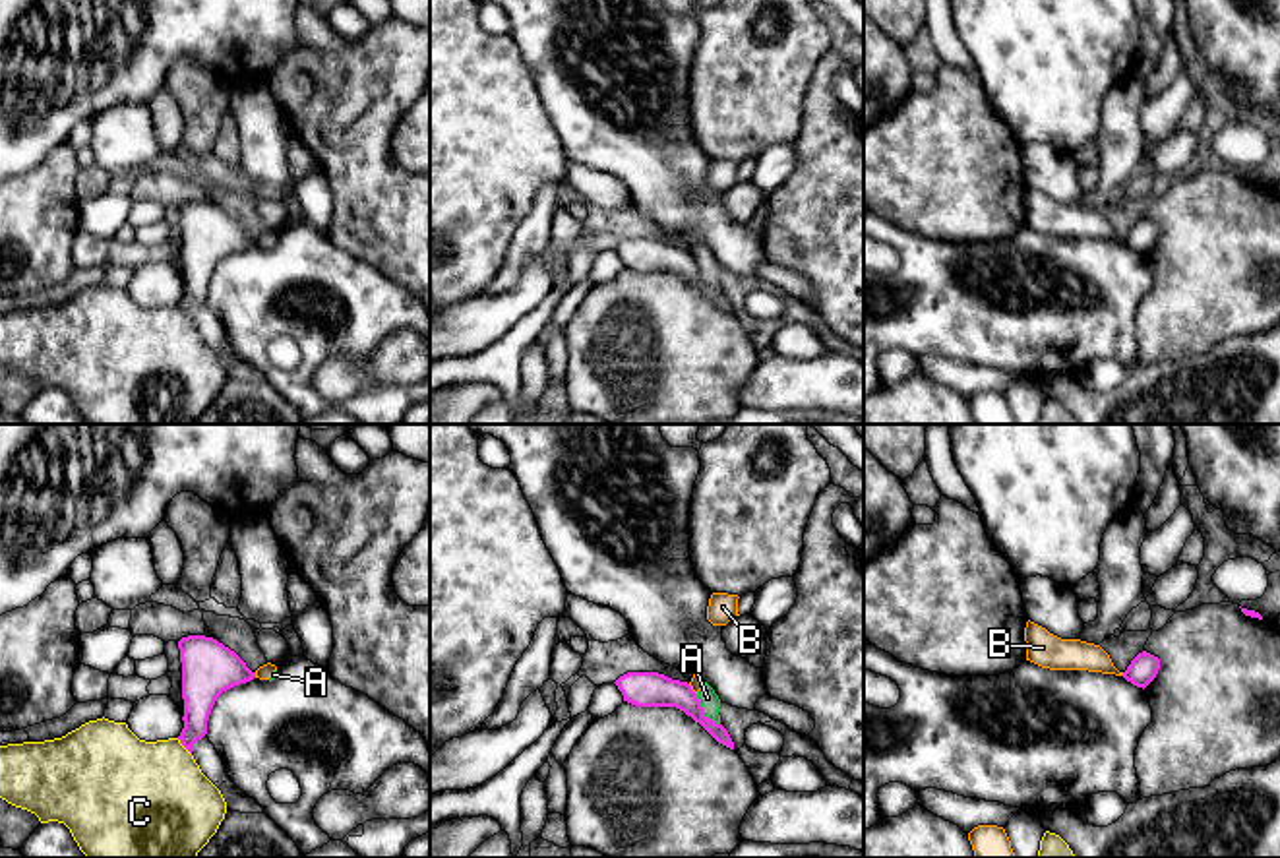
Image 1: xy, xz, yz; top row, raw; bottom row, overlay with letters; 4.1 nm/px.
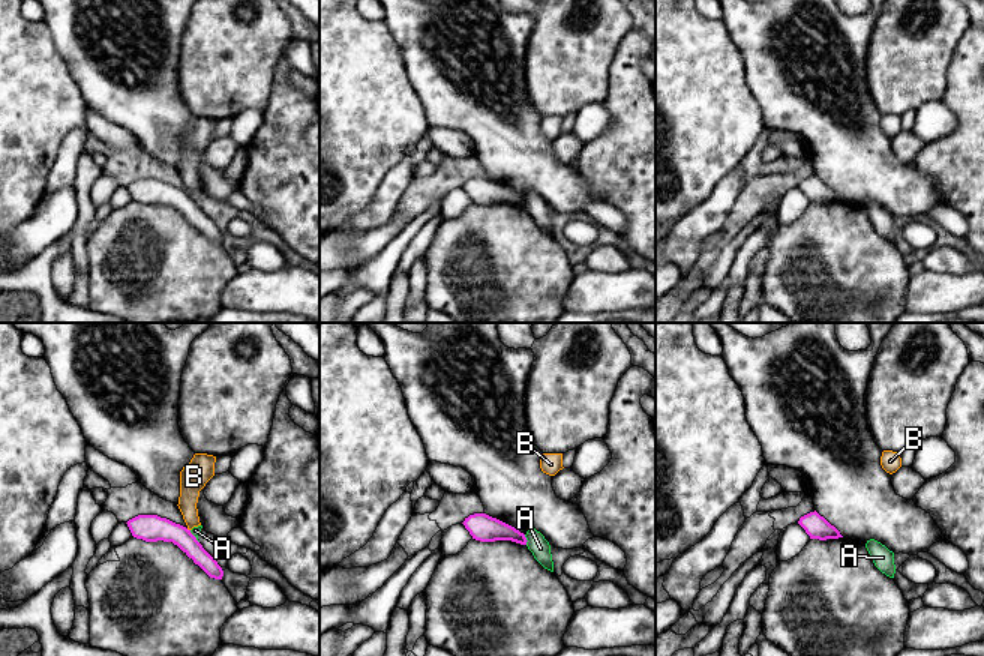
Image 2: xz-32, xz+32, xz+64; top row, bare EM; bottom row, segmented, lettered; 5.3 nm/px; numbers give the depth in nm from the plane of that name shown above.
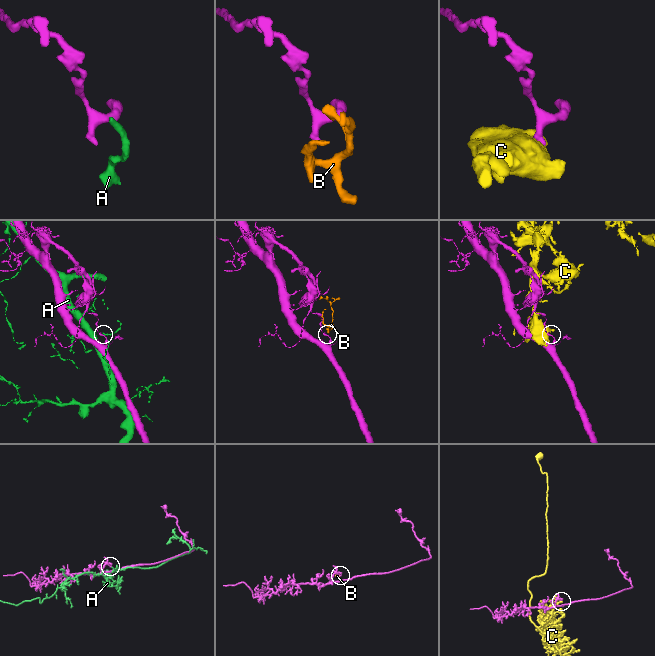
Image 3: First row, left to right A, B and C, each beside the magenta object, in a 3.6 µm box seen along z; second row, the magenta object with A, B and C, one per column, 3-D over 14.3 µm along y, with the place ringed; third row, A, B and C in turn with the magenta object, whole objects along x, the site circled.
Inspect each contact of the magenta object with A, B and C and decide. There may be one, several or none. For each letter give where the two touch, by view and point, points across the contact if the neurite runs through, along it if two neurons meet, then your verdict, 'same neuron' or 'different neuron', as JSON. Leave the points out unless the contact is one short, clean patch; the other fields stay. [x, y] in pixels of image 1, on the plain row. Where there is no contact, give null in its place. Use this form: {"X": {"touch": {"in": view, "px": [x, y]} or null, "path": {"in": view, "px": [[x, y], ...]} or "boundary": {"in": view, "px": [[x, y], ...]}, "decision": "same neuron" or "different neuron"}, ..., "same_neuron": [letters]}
{"A": {"touch": {"in": "xz", "px": [701, 277]}, "decision": "different neuron"}, "B": {"touch": {"in": "xy", "px": [254, 241]}, "boundary": {"in": "xy", "px": [[254, 239], [256, 243]]}, "decision": "different neuron"}, "C": {"touch": {"in": "xy", "px": [182, 310]}, "decision": "different neuron"}, "same_neuron": []}

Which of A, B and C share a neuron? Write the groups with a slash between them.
A B / C

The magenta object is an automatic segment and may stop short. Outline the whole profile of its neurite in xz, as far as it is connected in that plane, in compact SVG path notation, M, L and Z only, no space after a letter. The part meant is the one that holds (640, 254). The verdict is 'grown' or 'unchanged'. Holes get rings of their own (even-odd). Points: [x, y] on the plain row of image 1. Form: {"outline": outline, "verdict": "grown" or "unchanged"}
{"outline": "M627 238L614 250L624 267L635 273L676 273L699 289L718 310L734 316L728 296L703 281L697 260L687 248L672 246L658 238Z", "verdict": "unchanged"}

